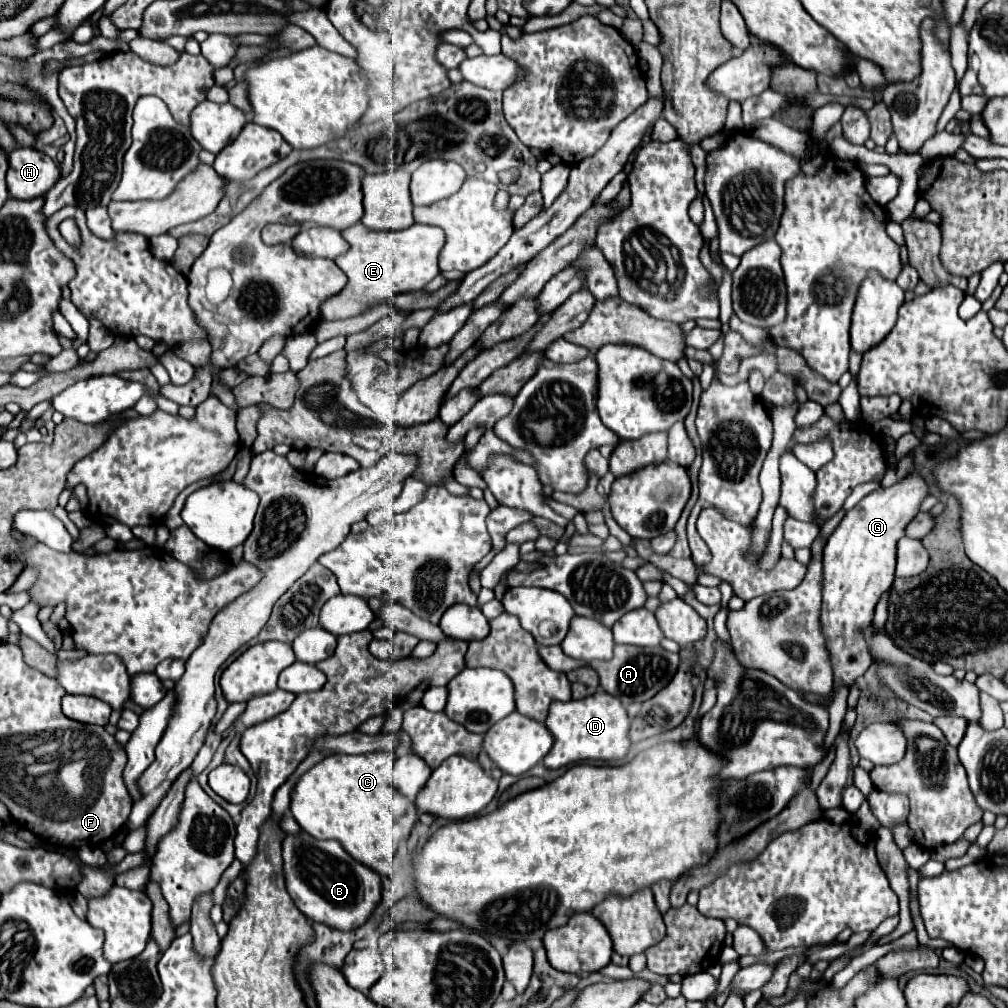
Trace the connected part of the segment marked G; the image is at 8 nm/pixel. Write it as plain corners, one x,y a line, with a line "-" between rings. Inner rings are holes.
911,471
891,487
879,487
861,499
839,523
823,549
823,607
821,625
831,653
835,683
851,685
869,665
871,655
859,629
869,627
879,597
895,579
897,541
905,537
905,527
919,513
921,501
929,495
927,481

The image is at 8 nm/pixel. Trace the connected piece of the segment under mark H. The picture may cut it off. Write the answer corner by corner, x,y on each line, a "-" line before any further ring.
15,149
9,153
7,161
7,189
15,199
43,197
59,179
55,161
37,149

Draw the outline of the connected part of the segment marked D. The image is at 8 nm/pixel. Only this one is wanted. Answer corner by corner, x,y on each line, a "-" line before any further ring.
597,691
581,701
555,701
549,707
545,721
553,735
553,747
545,755
543,765
547,769
559,769
579,761
619,761
627,755
629,741
629,717
625,707
613,695

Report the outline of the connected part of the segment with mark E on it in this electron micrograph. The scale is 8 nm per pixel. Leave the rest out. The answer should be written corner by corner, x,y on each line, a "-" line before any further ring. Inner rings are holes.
355,223
343,231
345,241
351,245
345,255
335,259
337,267
349,277
347,287
321,307
325,321
347,319
365,313
369,307
391,301
399,293
419,291
433,277
439,275
437,257
443,247
443,229
431,225
411,225
403,231
371,231
363,223

